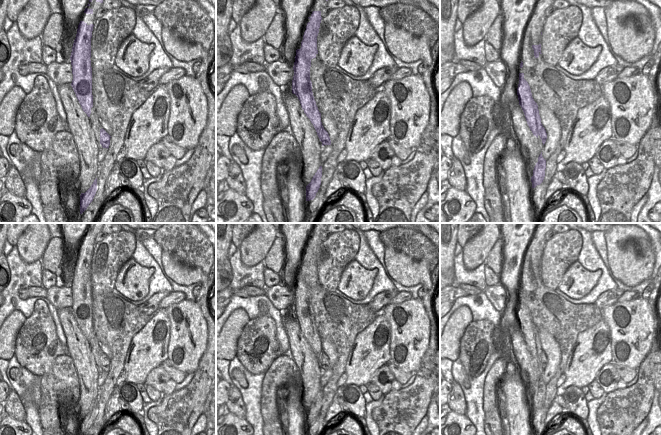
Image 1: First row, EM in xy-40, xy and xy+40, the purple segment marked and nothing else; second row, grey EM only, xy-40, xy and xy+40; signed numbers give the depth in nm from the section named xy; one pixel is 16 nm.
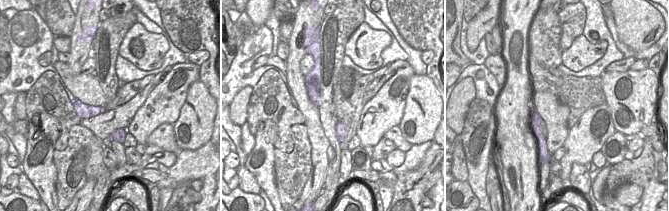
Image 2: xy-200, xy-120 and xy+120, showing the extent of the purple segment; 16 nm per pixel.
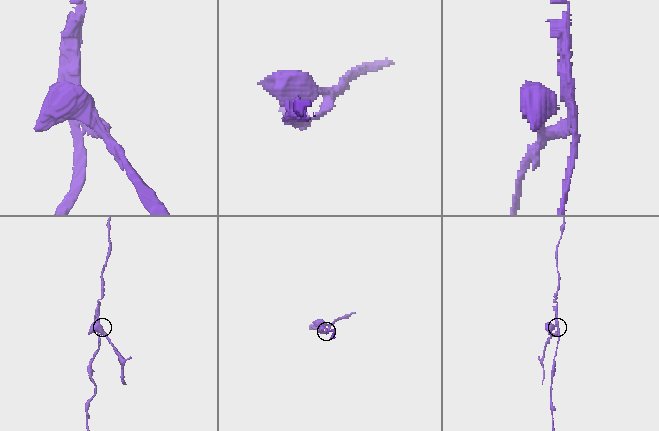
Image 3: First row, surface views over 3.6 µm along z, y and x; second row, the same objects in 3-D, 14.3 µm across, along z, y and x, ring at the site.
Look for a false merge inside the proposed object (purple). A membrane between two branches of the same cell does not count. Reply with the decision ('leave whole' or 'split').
split

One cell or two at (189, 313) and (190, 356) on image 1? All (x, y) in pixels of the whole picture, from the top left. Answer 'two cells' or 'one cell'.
one cell

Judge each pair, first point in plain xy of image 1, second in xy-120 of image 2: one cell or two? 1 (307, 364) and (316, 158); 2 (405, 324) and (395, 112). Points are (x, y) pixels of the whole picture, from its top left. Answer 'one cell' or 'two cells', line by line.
1: one cell
2: two cells

